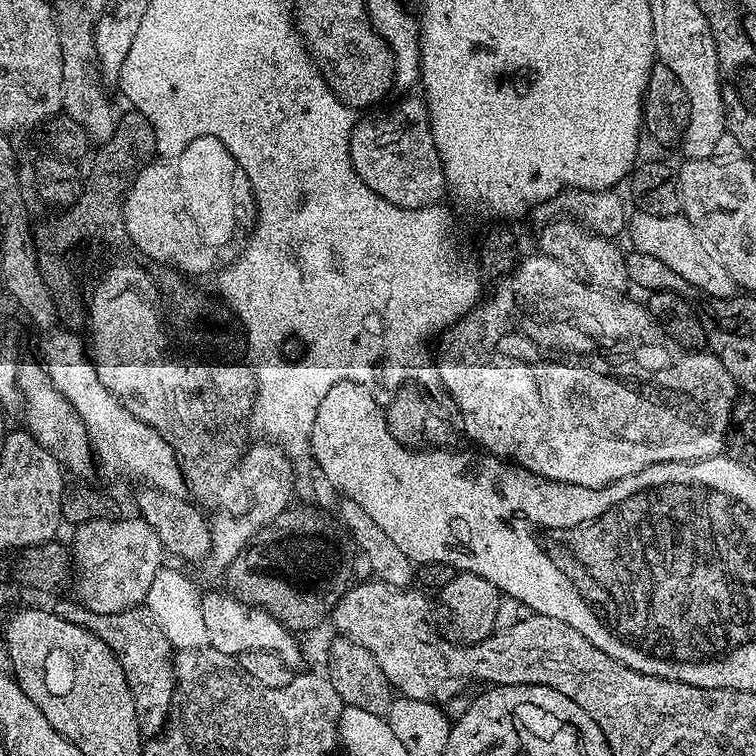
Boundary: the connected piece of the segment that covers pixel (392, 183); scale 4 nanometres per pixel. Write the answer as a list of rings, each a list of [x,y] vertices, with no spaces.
[[[423,99],[408,100],[393,112],[357,119],[350,138],[350,158],[358,178],[394,206],[425,208],[445,199],[444,163],[432,137],[428,106]]]

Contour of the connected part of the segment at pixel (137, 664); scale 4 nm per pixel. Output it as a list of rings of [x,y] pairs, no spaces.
[[[62,600],[53,604],[52,610],[66,622],[90,629],[110,646],[111,652],[119,659],[127,685],[130,686],[141,733],[146,736],[159,735],[168,716],[171,715],[176,677],[175,663],[172,659],[174,646],[166,638],[164,630],[158,625],[152,612],[146,606],[137,605],[112,614],[100,614],[78,600]]]

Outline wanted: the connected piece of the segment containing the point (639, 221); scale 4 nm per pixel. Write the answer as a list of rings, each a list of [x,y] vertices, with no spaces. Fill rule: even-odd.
[[[633,211],[626,225],[626,232],[627,235],[632,235],[631,247],[635,251],[658,258],[658,262],[663,262],[665,266],[670,266],[670,270],[682,274],[682,278],[686,278],[686,282],[694,285],[705,297],[725,300],[727,296],[737,295],[738,289],[734,278],[730,278],[730,274],[726,274],[726,266],[722,266],[722,262],[712,251],[708,241],[688,221],[687,216],[683,214],[659,216]]]

